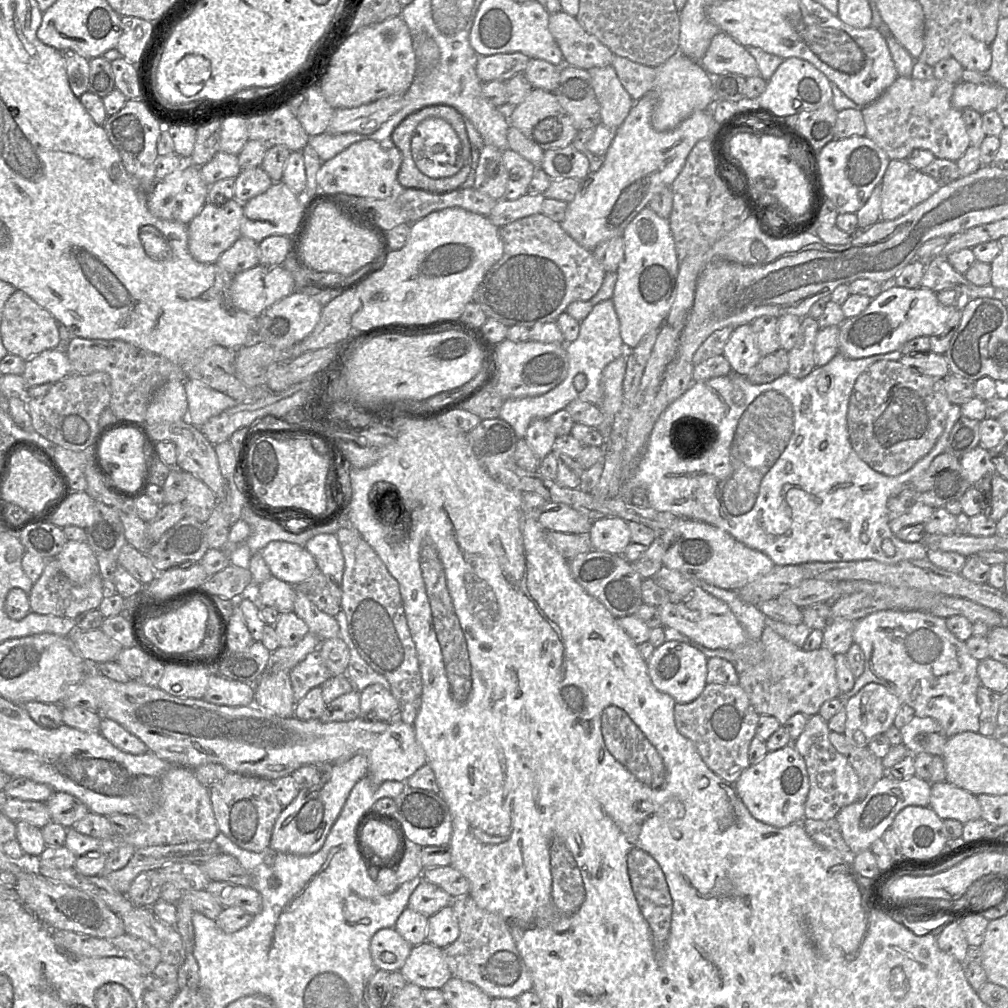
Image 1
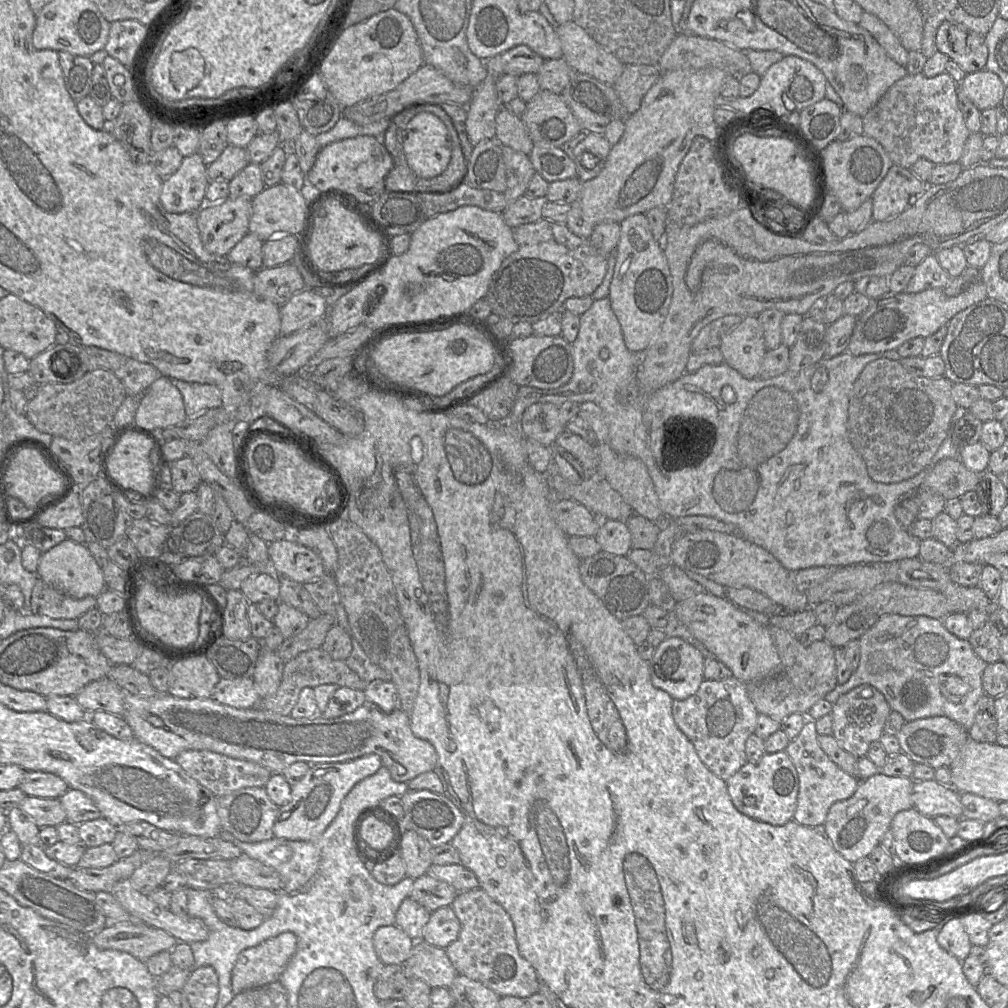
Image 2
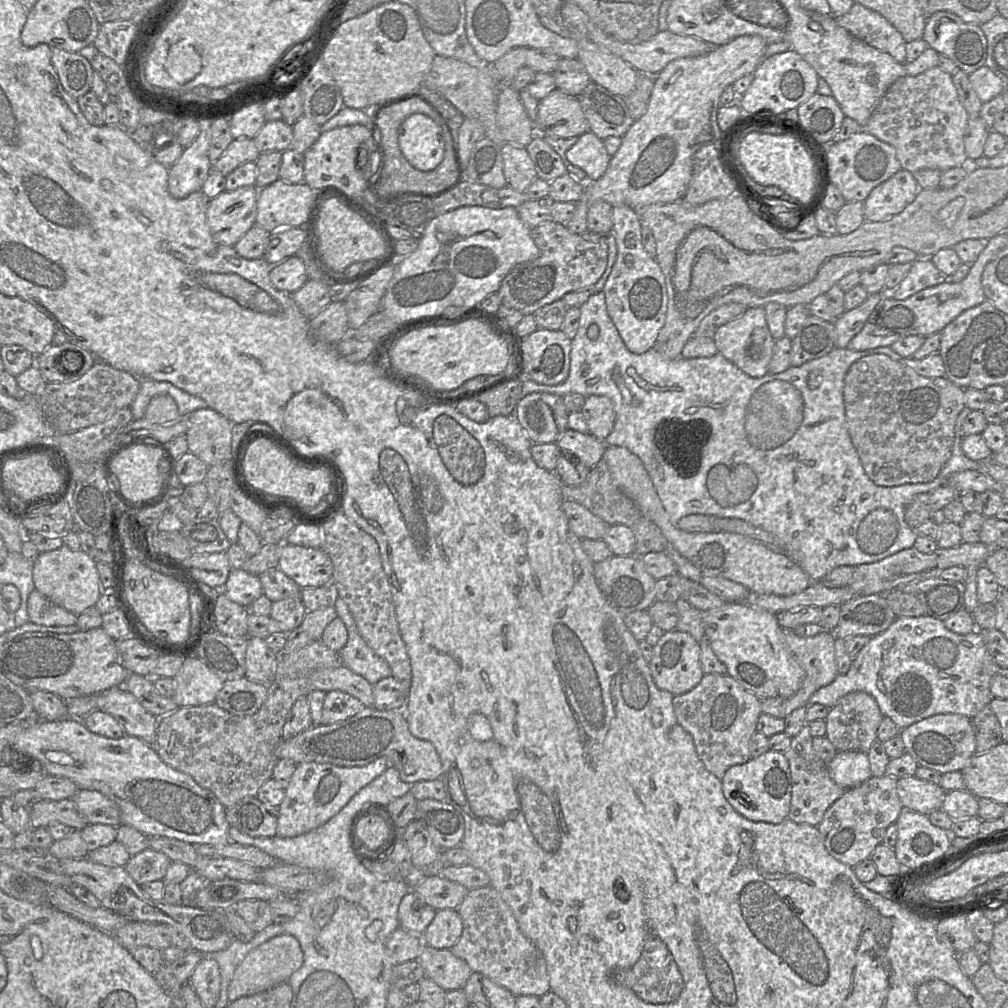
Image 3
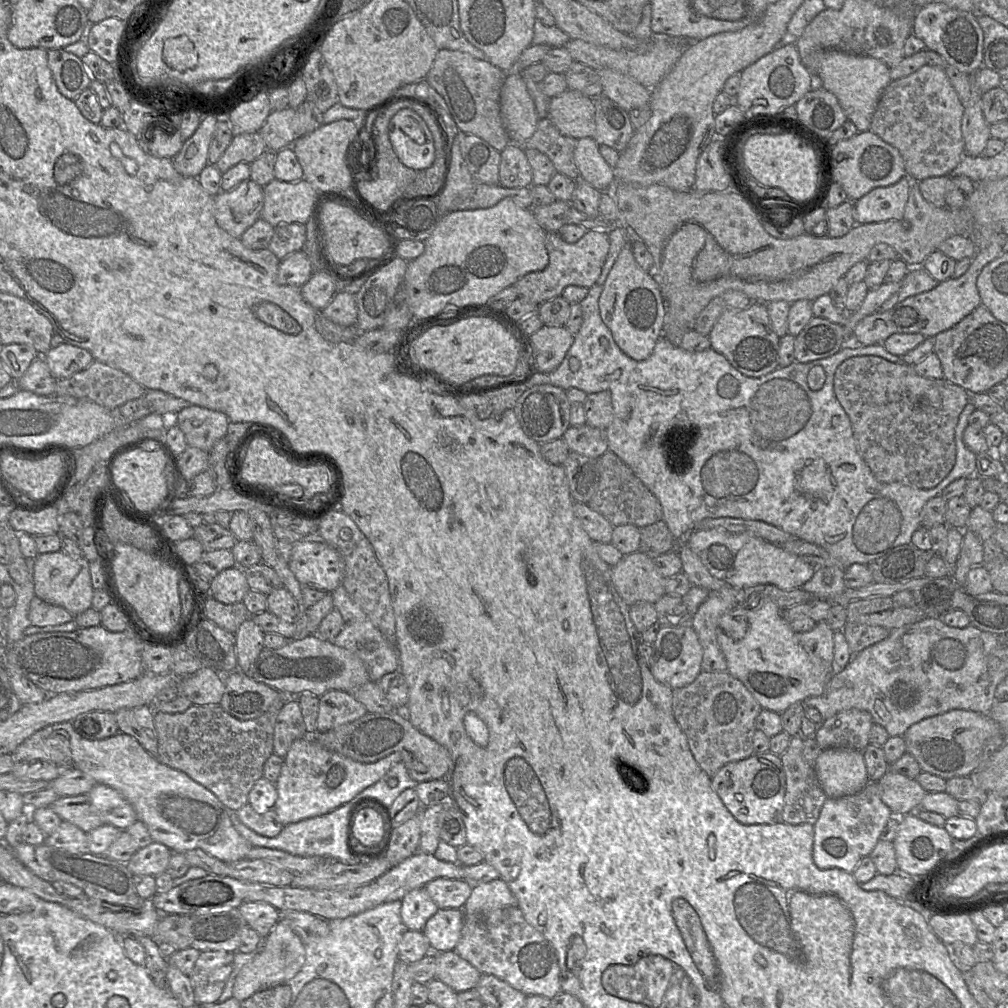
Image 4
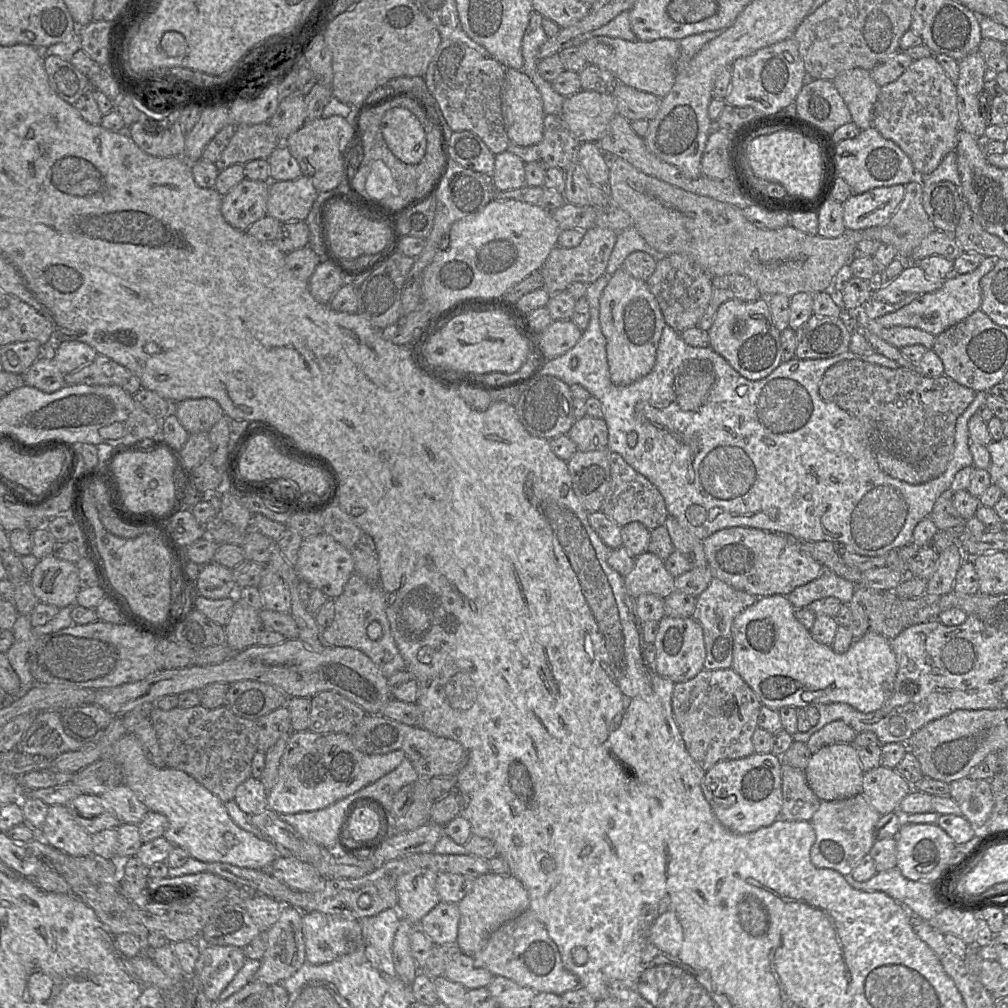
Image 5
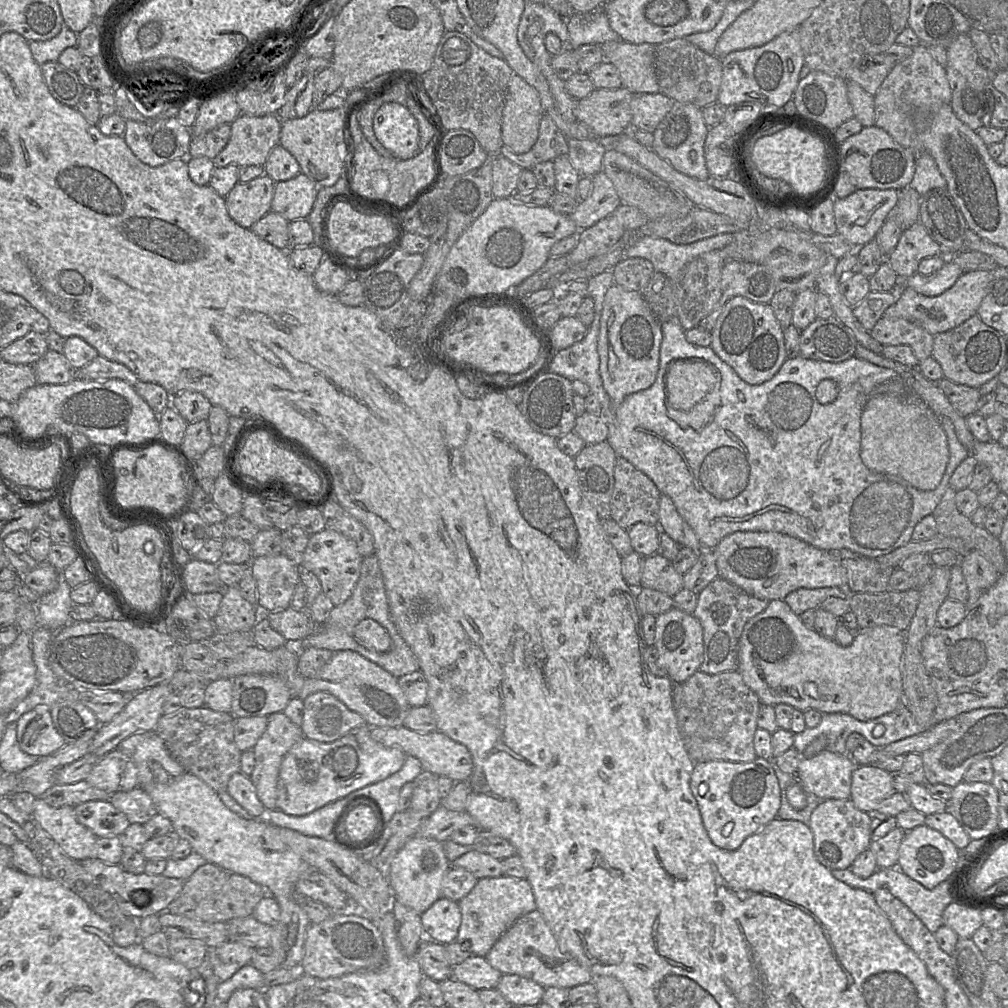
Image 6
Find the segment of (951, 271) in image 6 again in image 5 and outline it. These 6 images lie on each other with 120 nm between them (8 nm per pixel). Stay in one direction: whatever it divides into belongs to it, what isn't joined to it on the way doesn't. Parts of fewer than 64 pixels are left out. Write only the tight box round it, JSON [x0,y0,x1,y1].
[871,263,945,303]

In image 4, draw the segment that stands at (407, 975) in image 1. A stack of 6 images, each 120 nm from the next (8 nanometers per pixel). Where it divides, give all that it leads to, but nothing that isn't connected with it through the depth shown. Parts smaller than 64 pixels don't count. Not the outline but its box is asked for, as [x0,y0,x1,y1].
[435,950,481,993]

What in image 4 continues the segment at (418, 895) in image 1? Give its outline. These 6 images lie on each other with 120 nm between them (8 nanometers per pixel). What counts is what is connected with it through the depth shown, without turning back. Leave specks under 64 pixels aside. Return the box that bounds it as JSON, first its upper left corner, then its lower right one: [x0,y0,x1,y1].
[424,878,472,909]

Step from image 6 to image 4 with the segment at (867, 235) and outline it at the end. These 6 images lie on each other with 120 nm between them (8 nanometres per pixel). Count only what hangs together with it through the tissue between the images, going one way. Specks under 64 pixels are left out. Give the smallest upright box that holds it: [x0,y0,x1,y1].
[854,176,911,224]

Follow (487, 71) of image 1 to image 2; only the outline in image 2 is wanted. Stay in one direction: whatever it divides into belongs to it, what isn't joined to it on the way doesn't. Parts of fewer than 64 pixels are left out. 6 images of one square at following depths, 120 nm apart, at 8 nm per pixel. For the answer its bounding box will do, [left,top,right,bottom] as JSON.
[484,45,544,75]

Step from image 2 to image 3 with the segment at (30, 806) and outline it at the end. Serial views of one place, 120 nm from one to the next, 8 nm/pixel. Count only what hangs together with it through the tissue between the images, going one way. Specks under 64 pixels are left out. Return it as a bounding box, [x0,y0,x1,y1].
[29,799,87,831]

